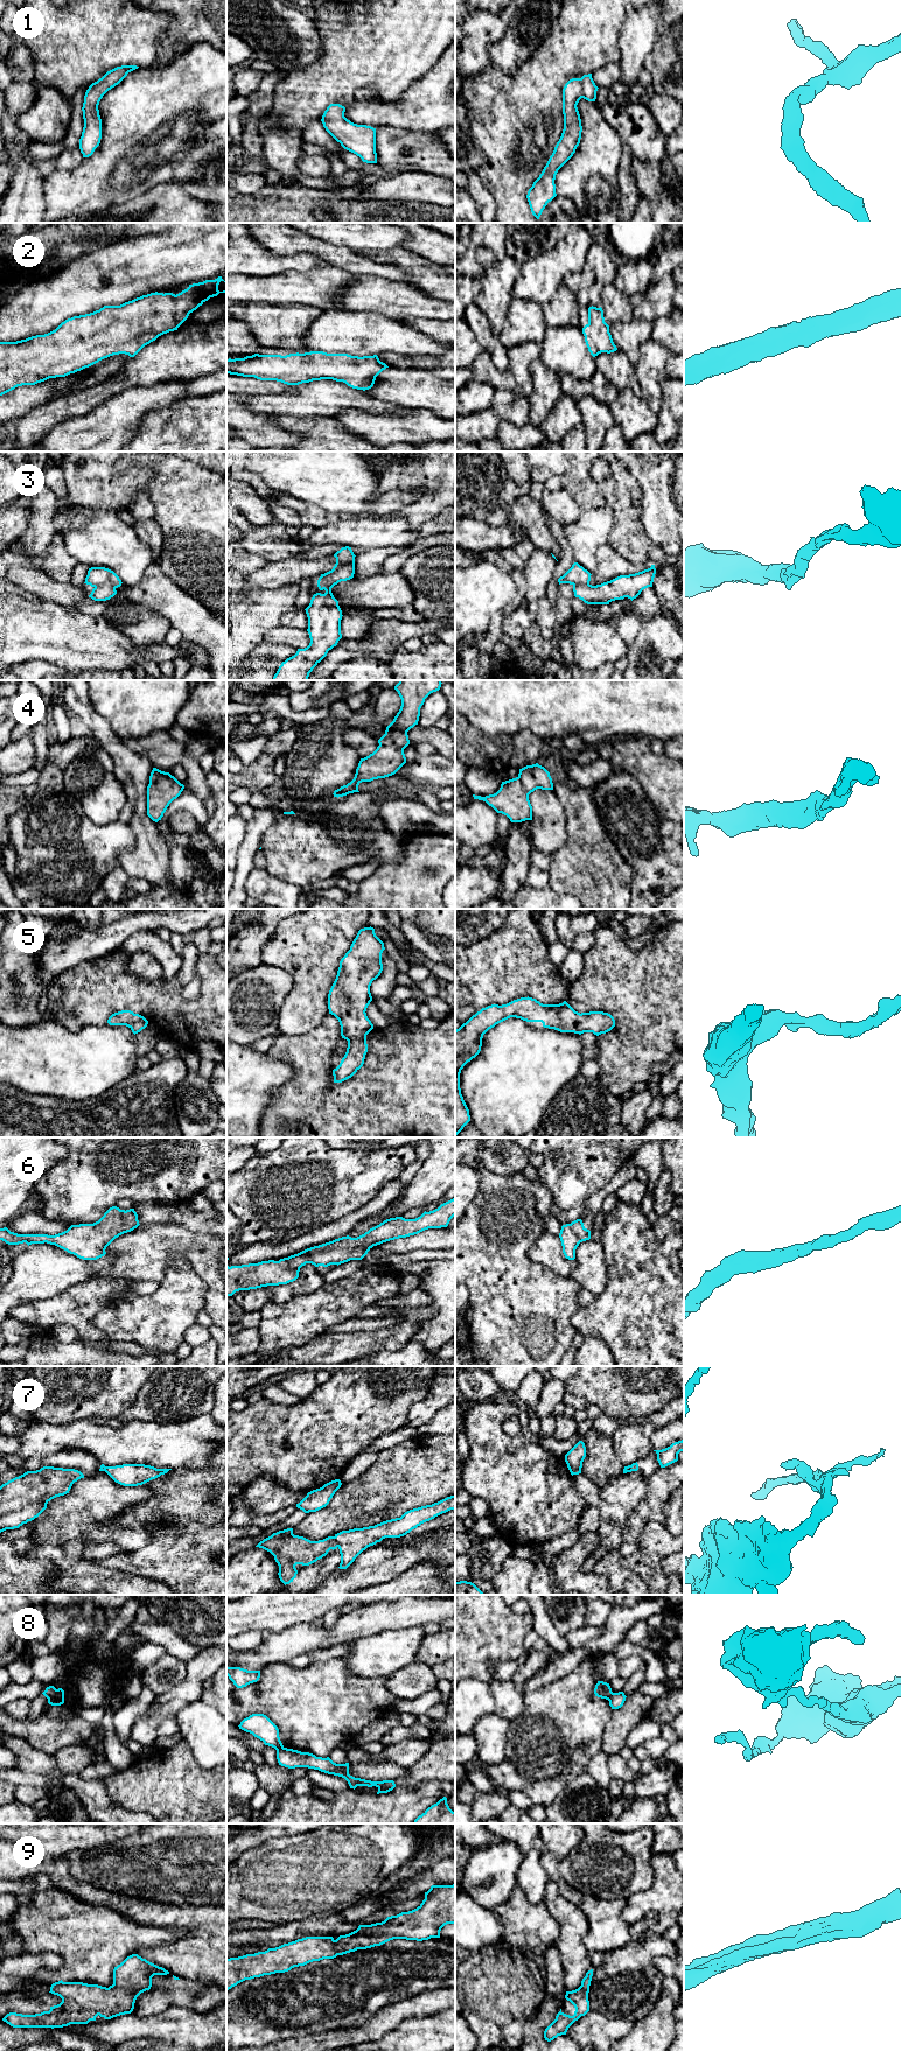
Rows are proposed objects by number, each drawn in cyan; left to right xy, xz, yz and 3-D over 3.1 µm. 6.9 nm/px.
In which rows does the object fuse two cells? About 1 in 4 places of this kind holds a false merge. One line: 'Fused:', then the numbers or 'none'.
Fused: 7, 8

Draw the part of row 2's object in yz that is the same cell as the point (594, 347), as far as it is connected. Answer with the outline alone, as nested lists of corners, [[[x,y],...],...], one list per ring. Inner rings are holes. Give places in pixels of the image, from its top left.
[[[588,308],[588,323],[582,328],[585,342],[593,357],[601,352],[614,352],[617,350],[609,332],[609,326],[605,322],[602,308]]]

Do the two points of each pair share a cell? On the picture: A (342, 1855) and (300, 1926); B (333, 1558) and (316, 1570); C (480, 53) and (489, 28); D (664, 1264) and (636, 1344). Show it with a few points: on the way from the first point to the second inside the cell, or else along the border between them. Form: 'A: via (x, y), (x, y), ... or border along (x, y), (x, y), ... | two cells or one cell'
A: border along (332, 1915), (325, 1918), (293, 1920), (278, 1926) | two cells
B: via (329, 1561), (320, 1567) | one cell
C: via (480, 47), (480, 36), (483, 33) | one cell
D: via (645, 1283), (645, 1324) | one cell

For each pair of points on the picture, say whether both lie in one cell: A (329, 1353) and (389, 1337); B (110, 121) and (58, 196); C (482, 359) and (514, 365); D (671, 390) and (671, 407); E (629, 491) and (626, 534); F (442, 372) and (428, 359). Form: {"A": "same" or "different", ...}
{"A": "same", "B": "same", "C": "different", "D": "same", "E": "same", "F": "same"}

